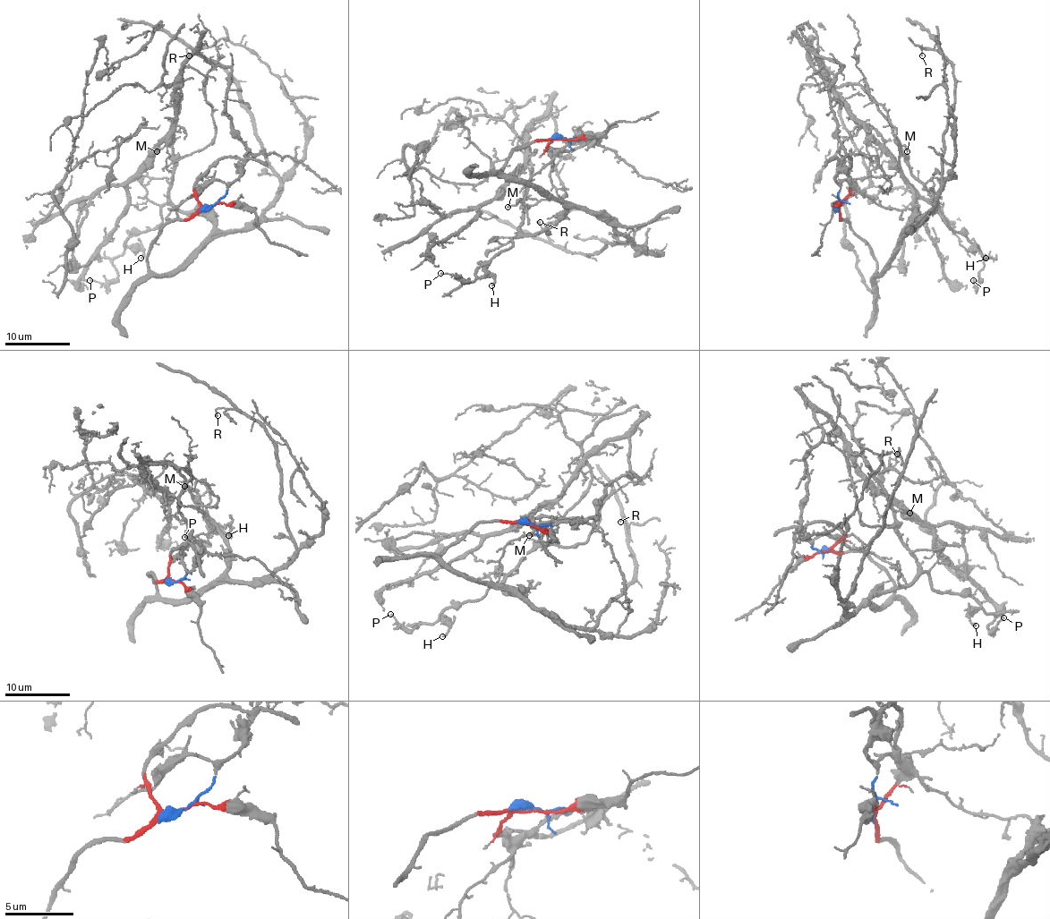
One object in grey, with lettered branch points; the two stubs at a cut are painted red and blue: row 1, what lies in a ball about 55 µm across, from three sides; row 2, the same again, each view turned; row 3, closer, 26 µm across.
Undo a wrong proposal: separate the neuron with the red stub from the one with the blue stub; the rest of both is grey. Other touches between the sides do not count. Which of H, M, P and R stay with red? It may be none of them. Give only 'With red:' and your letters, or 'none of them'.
With red: H, M, P, R

